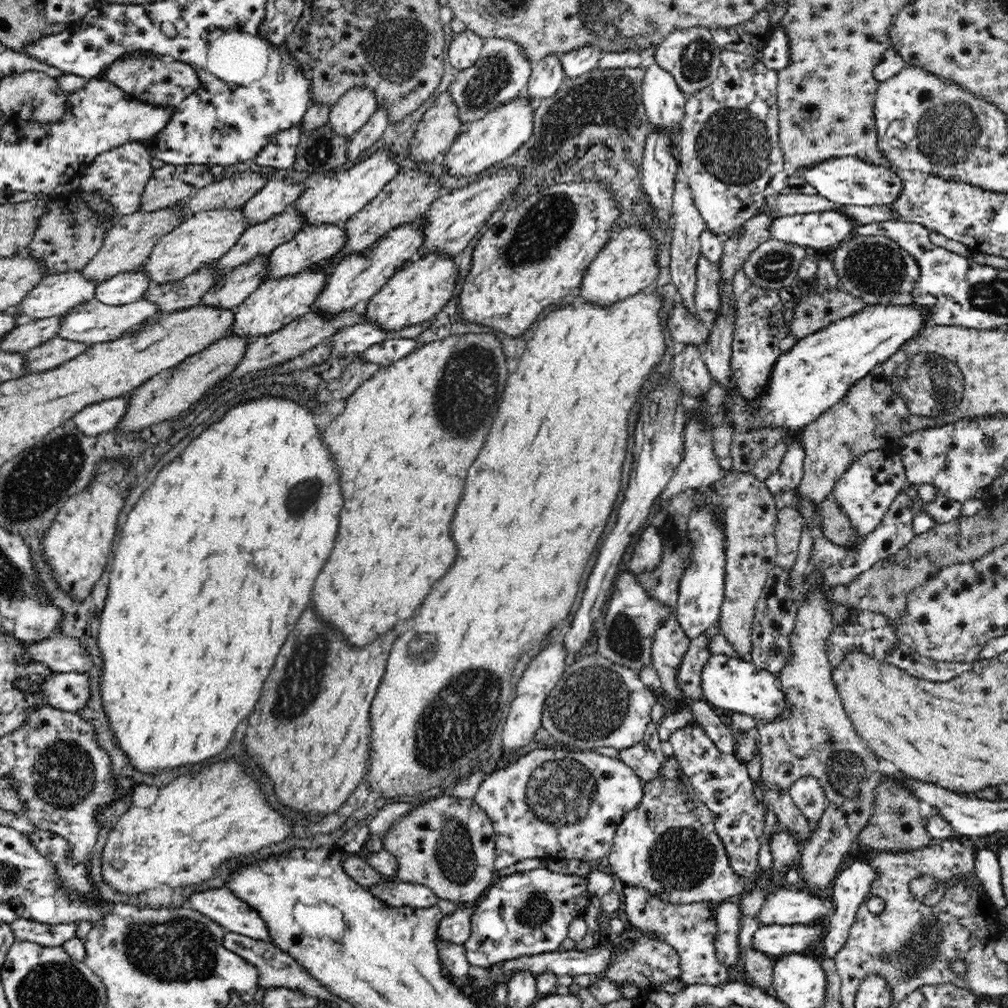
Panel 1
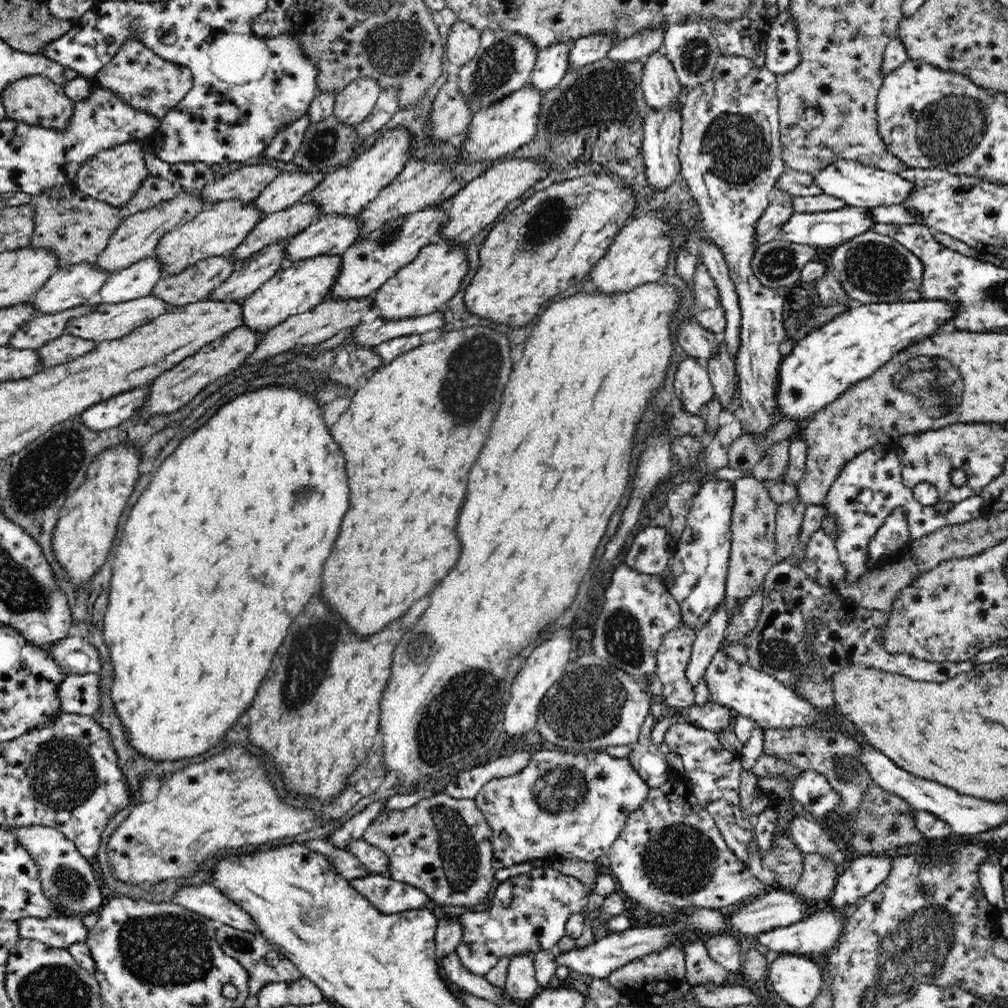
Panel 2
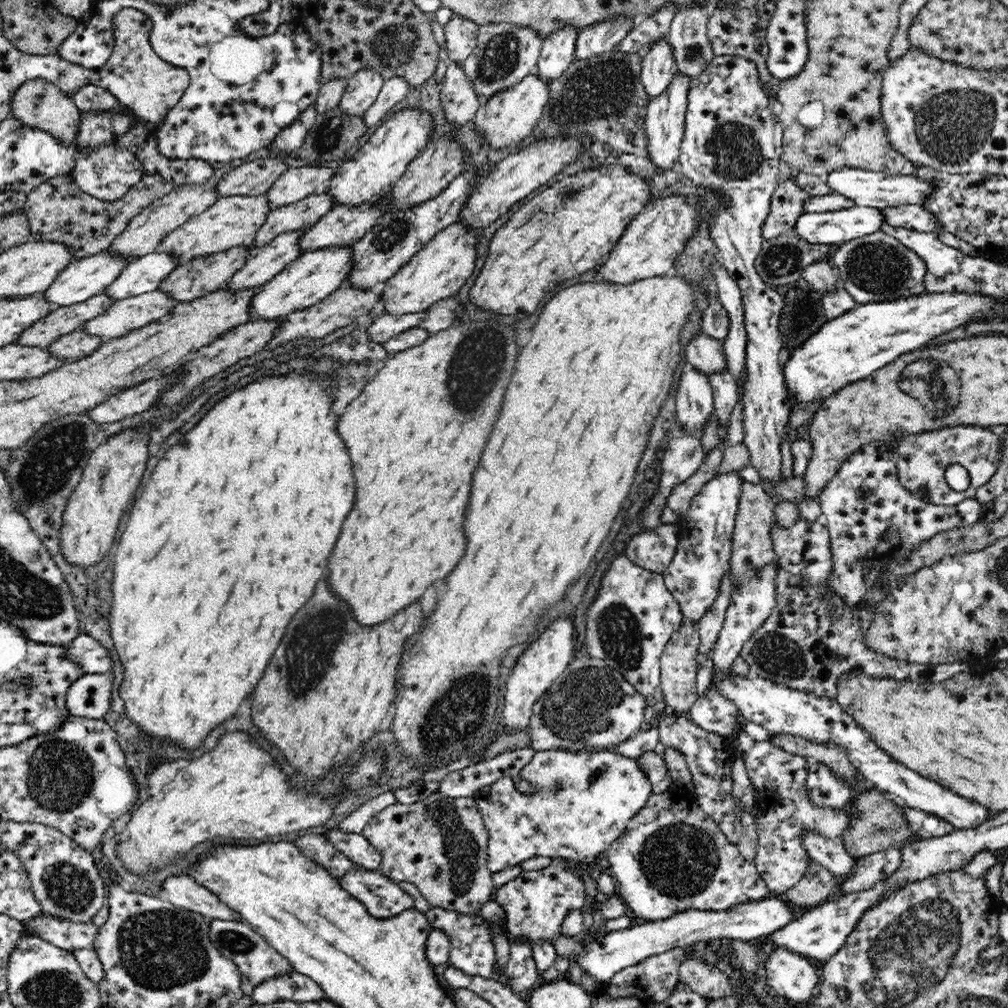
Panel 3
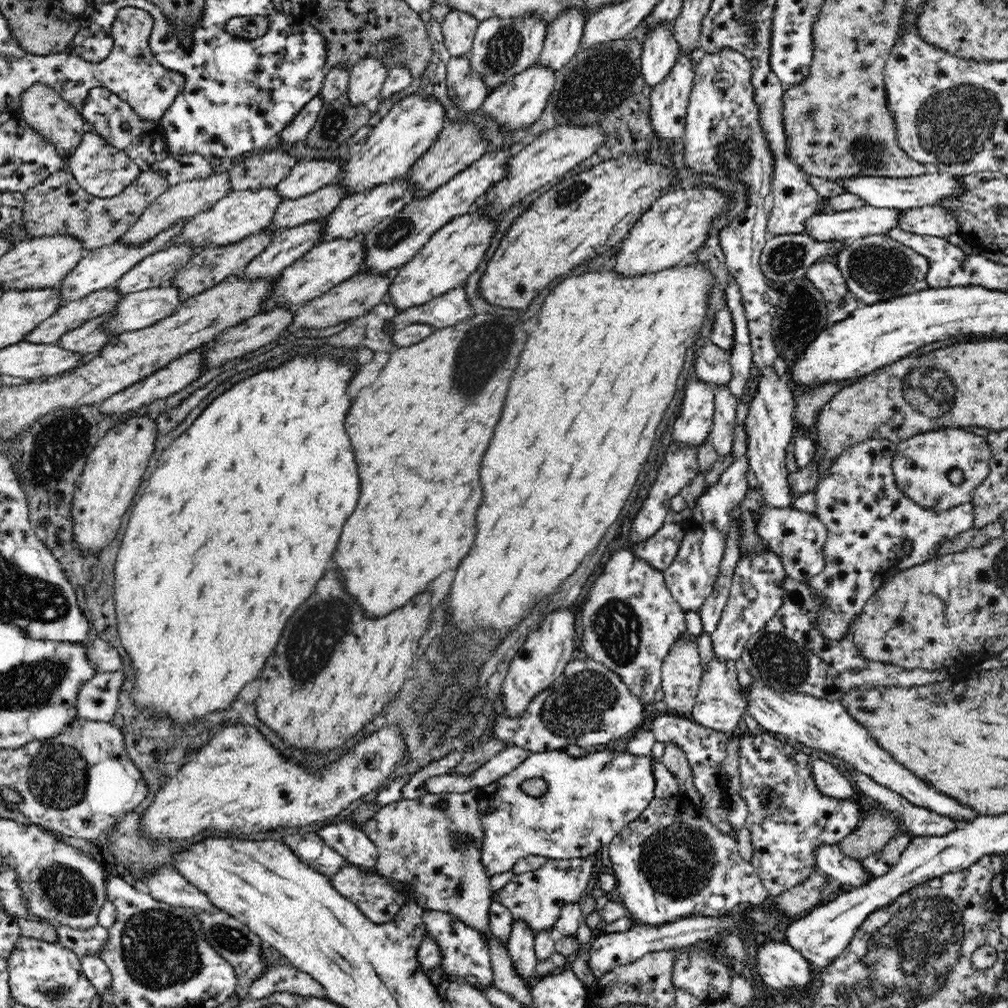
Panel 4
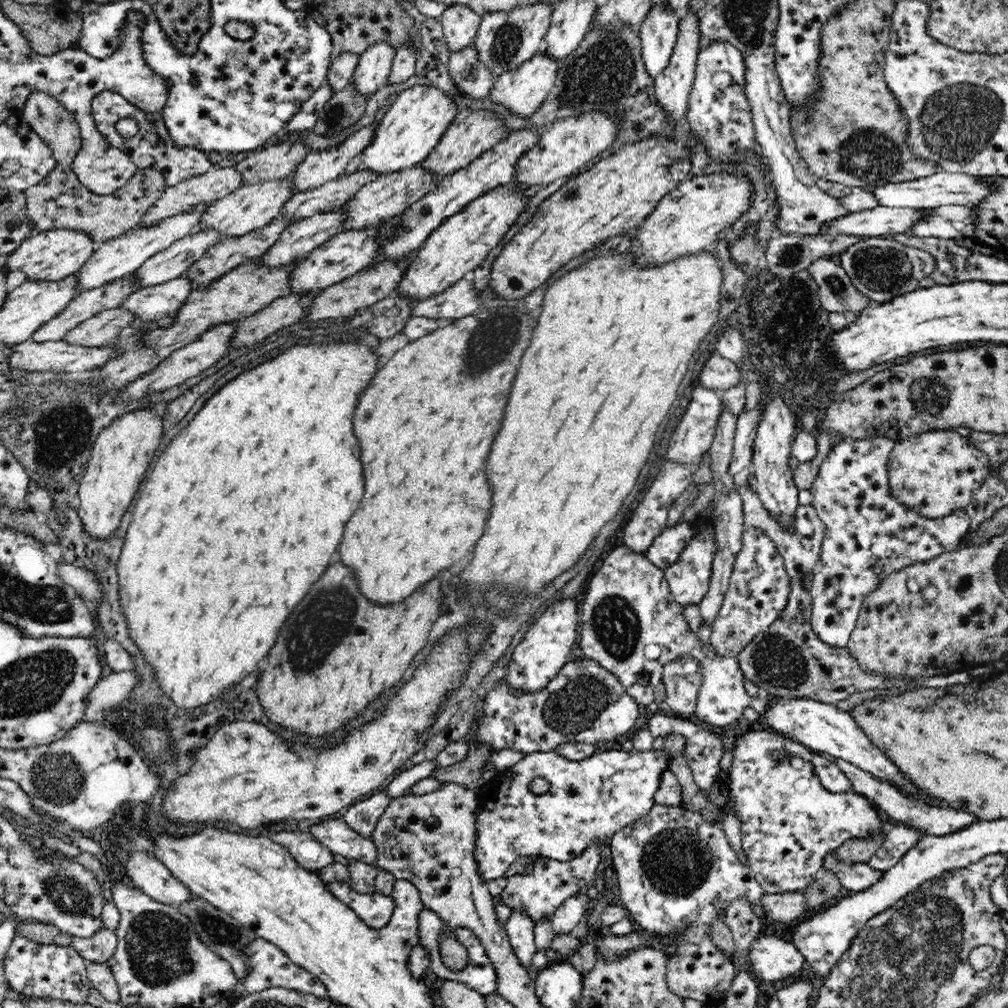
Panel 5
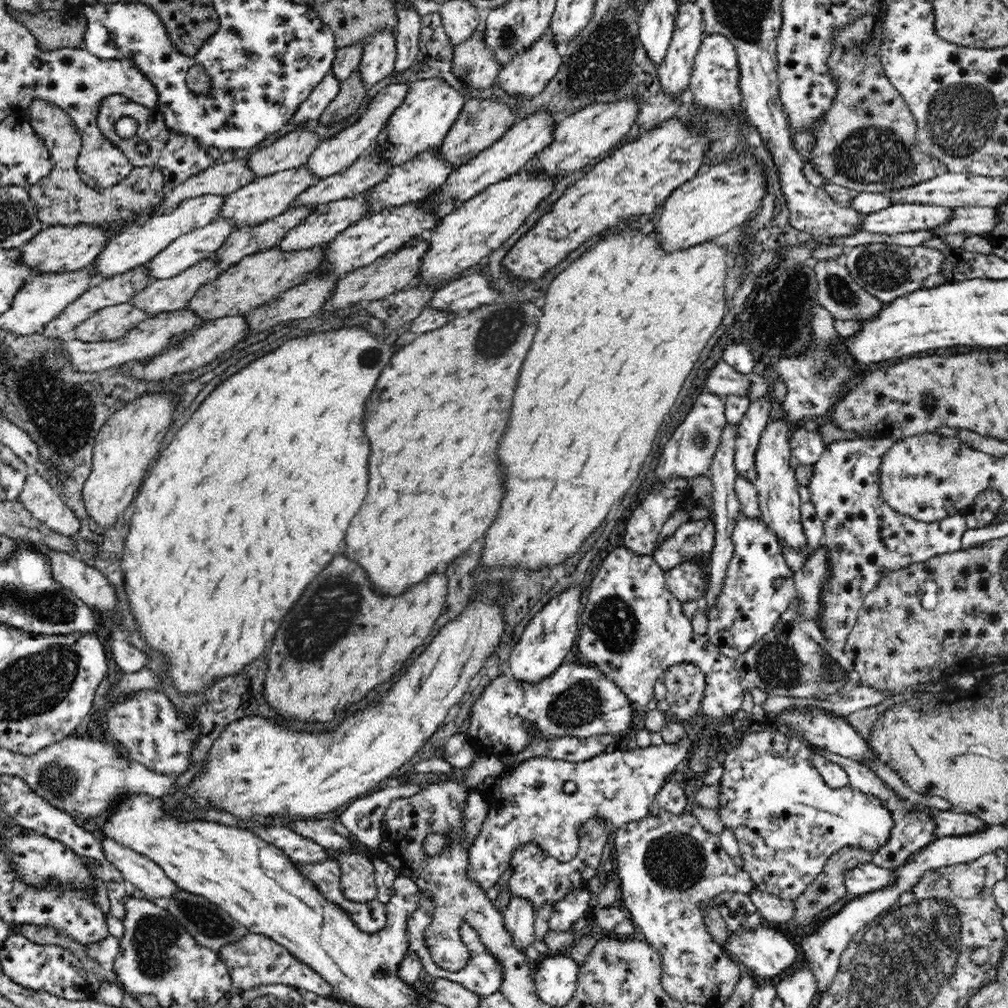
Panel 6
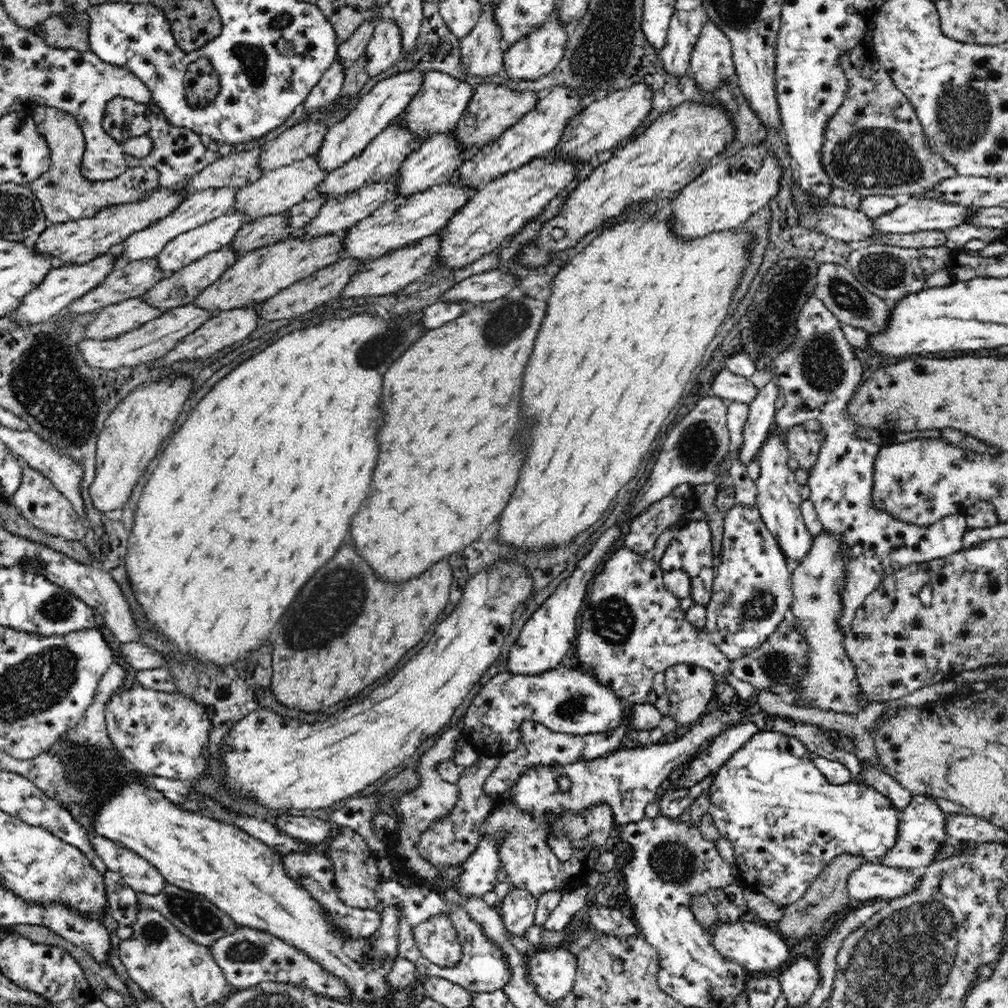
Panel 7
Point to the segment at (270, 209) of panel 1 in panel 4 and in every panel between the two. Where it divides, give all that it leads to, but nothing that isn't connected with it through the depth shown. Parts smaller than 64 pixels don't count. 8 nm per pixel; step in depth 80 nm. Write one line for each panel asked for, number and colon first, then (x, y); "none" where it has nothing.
2: (290, 187)
3: (297, 183)
4: (306, 177)

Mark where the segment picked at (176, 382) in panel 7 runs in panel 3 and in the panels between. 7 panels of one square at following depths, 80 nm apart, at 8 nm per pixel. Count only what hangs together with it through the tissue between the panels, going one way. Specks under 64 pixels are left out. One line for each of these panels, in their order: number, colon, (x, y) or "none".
3: (94, 510)
4: (109, 484)
5: (120, 457)
6: (131, 437)

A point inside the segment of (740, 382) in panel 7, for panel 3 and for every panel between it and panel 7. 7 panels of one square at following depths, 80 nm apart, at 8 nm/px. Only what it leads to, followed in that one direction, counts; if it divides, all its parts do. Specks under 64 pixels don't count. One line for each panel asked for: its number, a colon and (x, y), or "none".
3: (706, 354)
4: (712, 365)
5: (719, 373)
6: (723, 379)

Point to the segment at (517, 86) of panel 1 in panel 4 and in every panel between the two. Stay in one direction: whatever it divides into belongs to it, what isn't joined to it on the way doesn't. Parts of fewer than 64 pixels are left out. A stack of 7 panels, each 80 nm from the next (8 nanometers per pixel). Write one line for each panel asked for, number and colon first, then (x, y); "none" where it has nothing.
2: (504, 62)
3: (505, 53)
4: (503, 47)

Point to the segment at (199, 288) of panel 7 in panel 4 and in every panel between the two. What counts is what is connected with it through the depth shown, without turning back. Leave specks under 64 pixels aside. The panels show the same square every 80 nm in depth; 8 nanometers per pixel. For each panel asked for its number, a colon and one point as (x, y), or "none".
4: (136, 311)
5: (163, 299)
6: (167, 295)

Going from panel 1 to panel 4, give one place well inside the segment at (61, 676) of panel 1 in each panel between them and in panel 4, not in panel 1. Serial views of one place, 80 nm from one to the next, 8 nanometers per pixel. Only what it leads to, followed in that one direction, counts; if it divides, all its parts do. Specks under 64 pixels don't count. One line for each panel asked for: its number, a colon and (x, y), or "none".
2: (80, 694)
3: (89, 698)
4: (97, 700)

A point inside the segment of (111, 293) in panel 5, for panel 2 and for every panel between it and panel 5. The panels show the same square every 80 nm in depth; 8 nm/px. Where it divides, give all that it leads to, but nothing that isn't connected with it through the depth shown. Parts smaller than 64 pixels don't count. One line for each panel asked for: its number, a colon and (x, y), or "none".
2: (31, 336)
3: (65, 319)
4: (70, 315)

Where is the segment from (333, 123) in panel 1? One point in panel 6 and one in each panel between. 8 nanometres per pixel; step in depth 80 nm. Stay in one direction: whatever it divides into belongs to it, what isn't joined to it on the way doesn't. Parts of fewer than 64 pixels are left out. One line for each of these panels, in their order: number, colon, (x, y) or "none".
2: (355, 103)
3: (362, 90)
4: (367, 78)
5: (374, 66)
6: (379, 56)

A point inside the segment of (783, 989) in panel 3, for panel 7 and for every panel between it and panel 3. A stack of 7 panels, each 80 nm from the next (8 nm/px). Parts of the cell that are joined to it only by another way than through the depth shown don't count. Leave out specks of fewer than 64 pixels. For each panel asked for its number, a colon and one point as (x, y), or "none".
4: (780, 966)
5: (773, 959)
6: (767, 952)
7: (757, 948)

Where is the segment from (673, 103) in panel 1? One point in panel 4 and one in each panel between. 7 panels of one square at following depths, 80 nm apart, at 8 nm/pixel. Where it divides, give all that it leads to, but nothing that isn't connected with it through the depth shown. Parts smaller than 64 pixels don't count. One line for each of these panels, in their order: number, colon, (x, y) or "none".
2: (659, 82)
3: (658, 66)
4: (660, 51)

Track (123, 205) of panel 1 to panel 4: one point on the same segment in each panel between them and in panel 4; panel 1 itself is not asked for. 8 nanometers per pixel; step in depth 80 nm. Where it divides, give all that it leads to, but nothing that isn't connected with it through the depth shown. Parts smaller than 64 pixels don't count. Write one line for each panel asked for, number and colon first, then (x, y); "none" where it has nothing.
2: (113, 175)
3: (103, 171)
4: (101, 170)

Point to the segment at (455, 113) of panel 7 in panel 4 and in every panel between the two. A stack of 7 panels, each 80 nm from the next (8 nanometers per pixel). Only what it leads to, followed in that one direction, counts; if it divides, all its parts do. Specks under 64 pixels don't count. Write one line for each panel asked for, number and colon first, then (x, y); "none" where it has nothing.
4: (402, 136)
5: (409, 130)
6: (423, 120)

